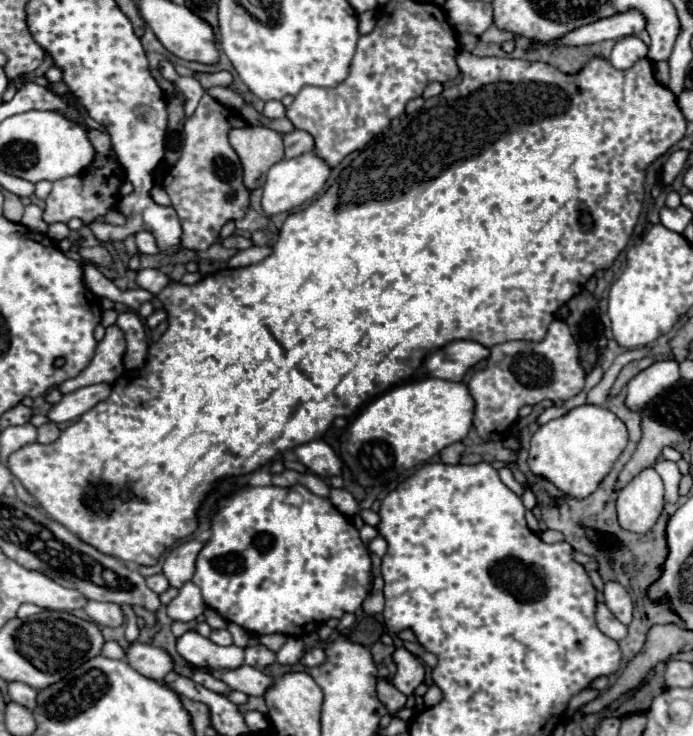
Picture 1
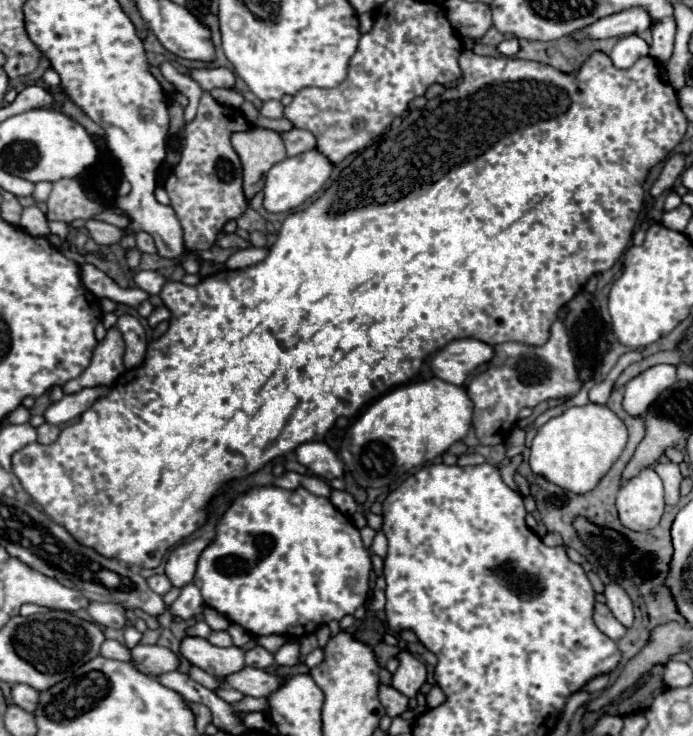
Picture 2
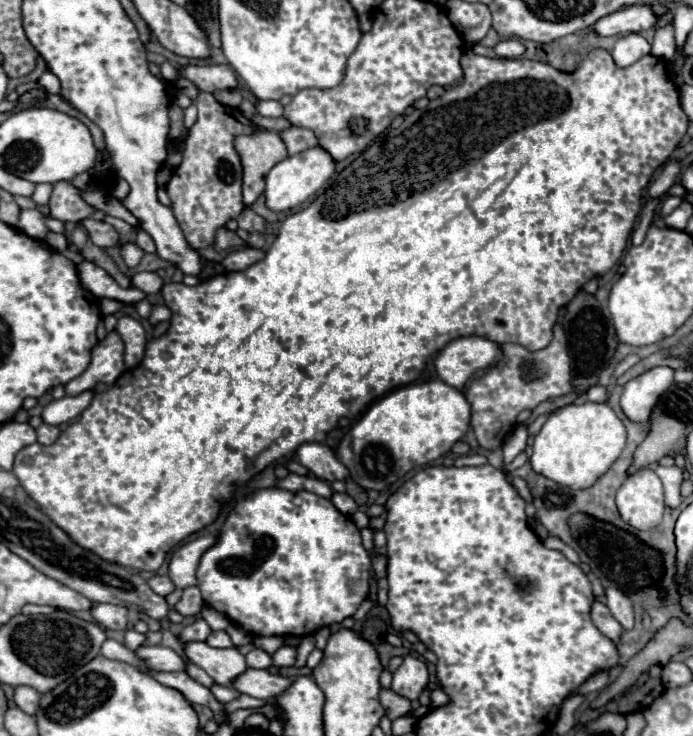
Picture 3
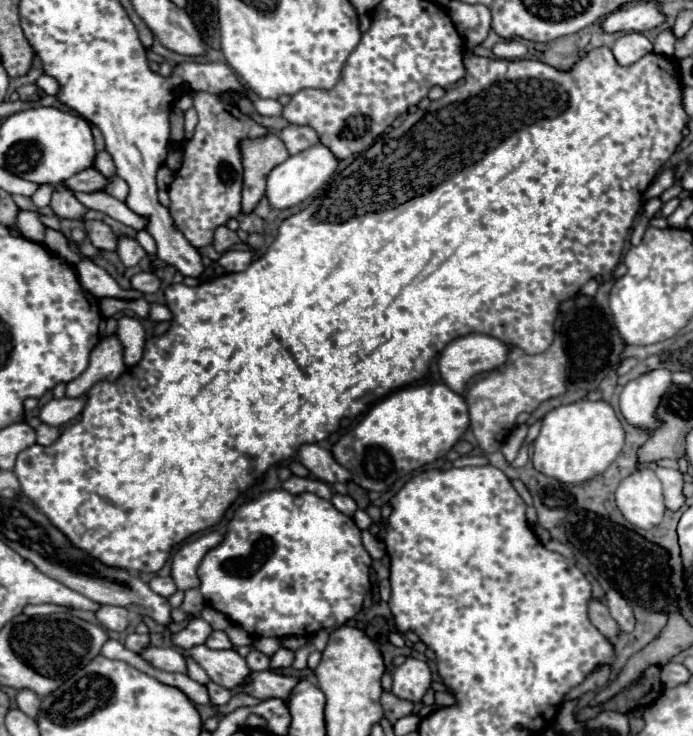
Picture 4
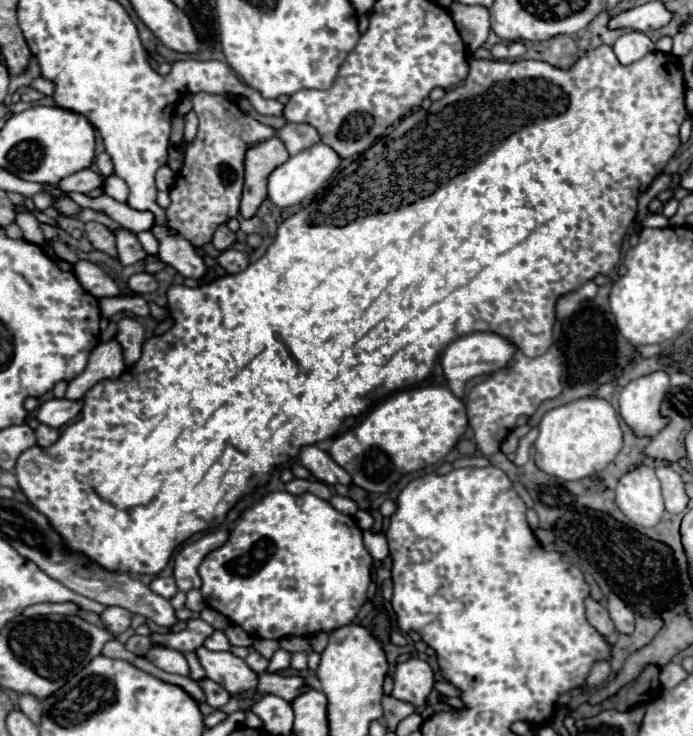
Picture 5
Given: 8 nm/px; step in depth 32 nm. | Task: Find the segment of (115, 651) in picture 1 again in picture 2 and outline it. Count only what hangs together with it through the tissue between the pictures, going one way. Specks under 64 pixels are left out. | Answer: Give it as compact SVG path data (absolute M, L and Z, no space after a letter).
M106 640L106 642L102 644L100 654L102 654L104 658L114 658L114 660L122 660L122 662L132 662L130 650L128 650L126 646L122 646L120 642L116 642L116 640Z

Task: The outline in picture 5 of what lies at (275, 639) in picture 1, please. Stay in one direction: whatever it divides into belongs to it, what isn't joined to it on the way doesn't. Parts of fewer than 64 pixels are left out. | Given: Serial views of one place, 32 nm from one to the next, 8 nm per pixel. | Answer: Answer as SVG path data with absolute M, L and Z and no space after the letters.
M256 638L256 640L254 640L254 644L252 644L252 648L254 648L256 652L260 652L266 660L270 660L270 658L272 658L272 654L278 650L278 642L276 642L276 640Z

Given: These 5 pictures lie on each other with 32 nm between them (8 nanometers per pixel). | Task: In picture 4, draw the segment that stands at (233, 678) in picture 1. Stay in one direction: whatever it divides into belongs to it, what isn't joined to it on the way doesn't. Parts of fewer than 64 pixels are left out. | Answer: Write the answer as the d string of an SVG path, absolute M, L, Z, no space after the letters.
M264 670L264 672L252 672L248 684L242 690L260 700L272 698L272 696L288 700L298 682L300 682L298 678L290 678L290 676L282 676L282 674Z

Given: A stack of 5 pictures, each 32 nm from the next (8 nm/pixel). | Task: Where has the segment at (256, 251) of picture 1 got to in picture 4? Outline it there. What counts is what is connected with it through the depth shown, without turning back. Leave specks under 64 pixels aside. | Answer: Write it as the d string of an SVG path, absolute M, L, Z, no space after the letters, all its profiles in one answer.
M228 250L218 260L218 264L226 272L242 272L248 268L250 262L252 262L252 252L242 252L242 250Z

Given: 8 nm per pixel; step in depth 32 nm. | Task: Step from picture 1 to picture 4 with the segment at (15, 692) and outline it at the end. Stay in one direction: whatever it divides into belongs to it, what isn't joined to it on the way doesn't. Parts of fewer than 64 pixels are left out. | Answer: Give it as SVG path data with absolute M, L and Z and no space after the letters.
M20 690L18 696L16 696L16 702L18 702L18 708L30 716L32 720L38 720L38 714L40 714L40 698L34 694L34 692L28 692L28 690Z

